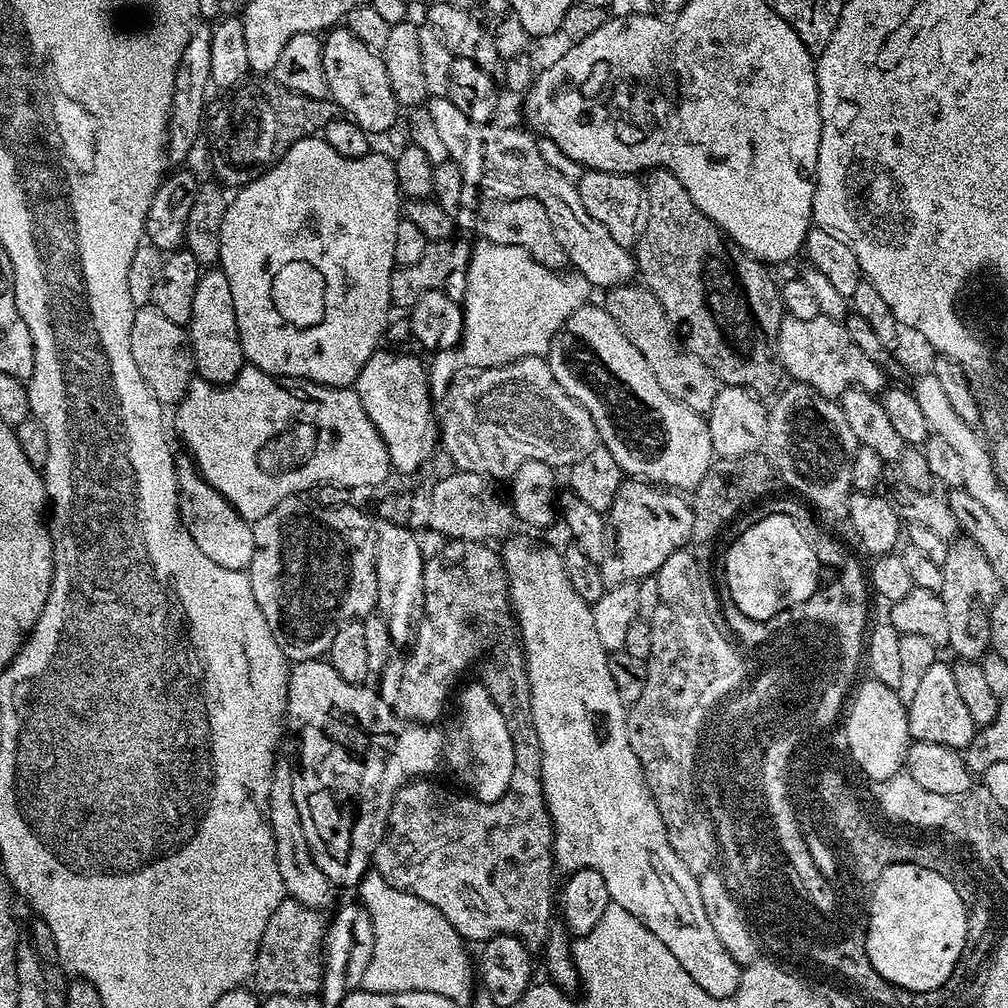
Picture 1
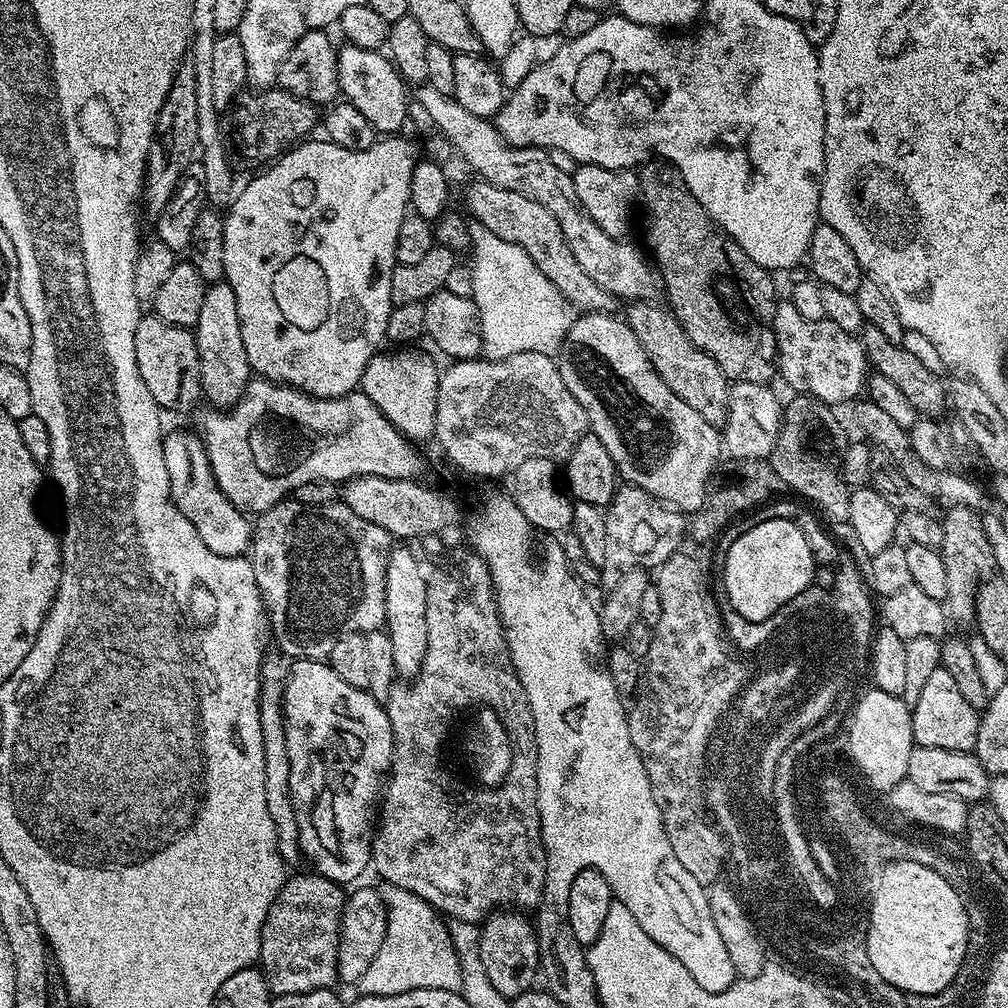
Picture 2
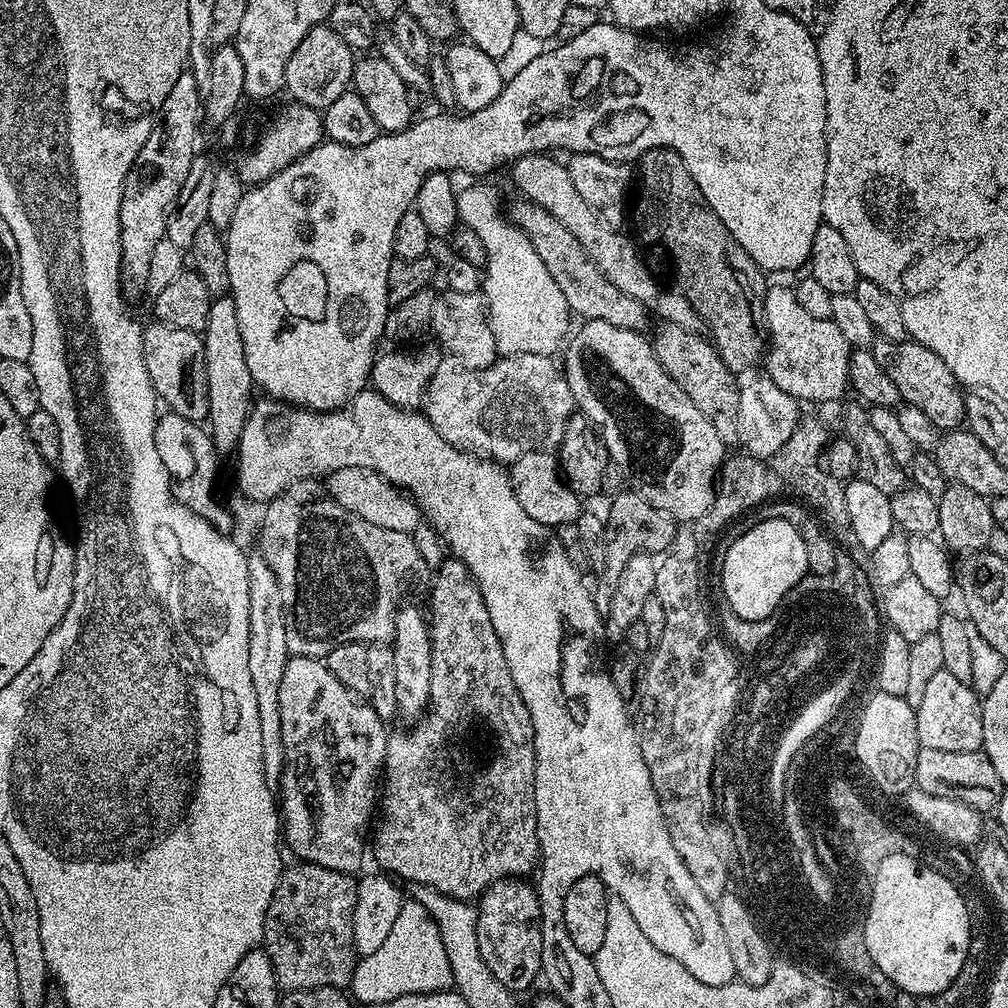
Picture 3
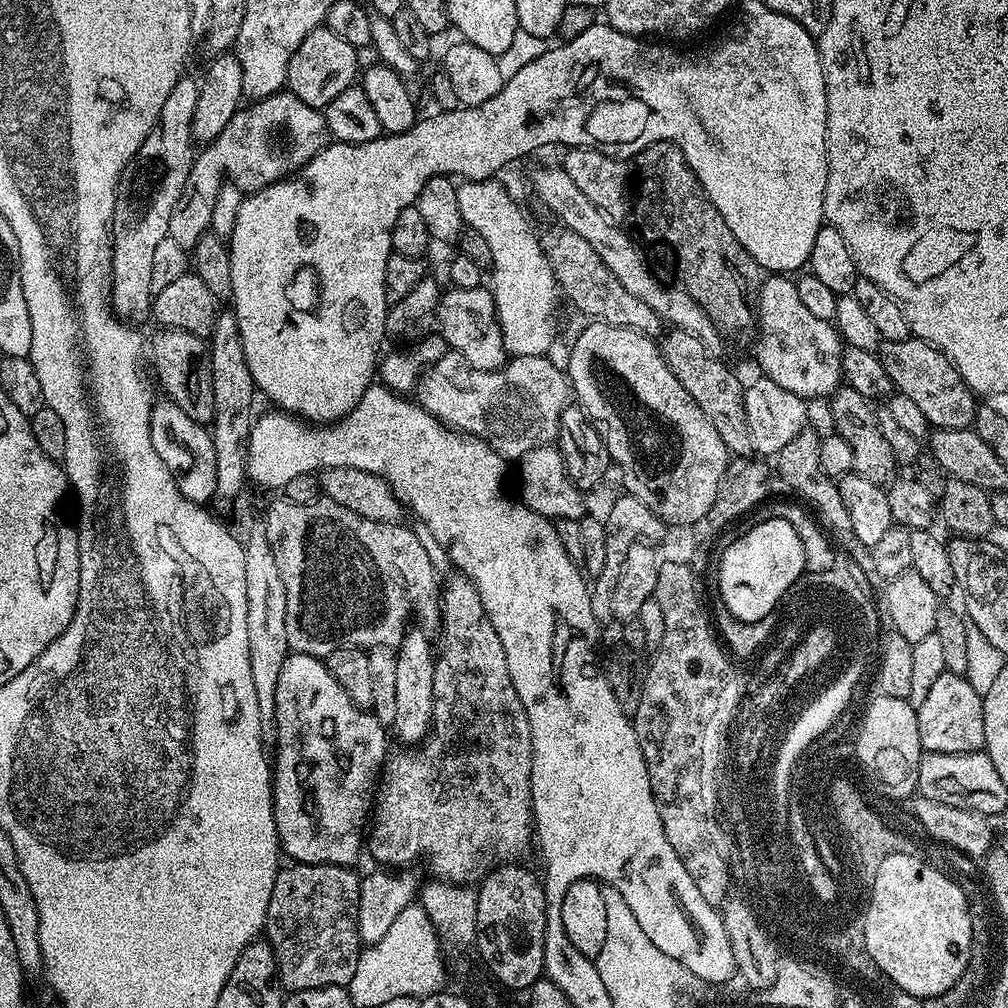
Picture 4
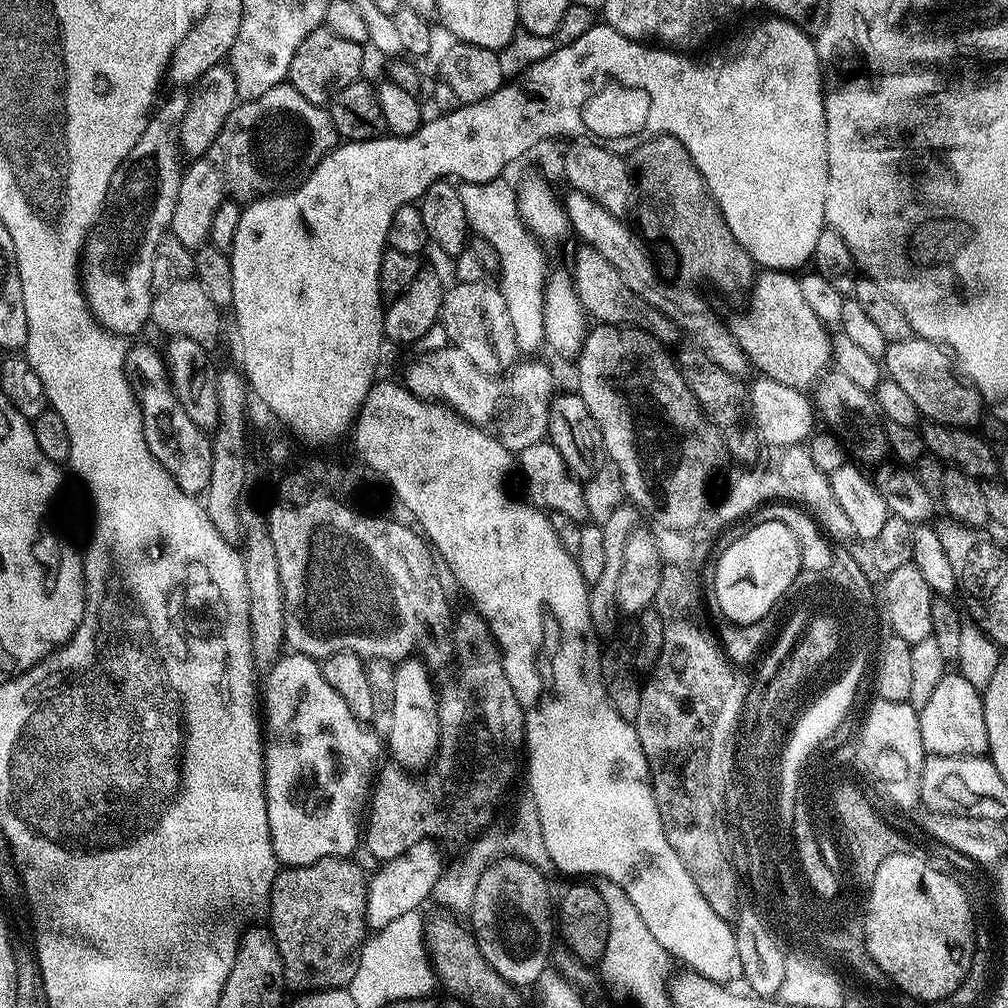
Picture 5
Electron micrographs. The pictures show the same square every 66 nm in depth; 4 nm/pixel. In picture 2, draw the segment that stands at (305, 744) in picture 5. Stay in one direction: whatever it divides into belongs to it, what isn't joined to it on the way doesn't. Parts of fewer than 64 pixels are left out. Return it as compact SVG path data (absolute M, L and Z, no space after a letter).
M324 660L291 661L284 691L286 750L292 759L290 798L298 818L300 851L315 871L341 886L351 885L372 862L372 838L378 827L378 801L392 765L394 729L385 705L363 688L342 682Z

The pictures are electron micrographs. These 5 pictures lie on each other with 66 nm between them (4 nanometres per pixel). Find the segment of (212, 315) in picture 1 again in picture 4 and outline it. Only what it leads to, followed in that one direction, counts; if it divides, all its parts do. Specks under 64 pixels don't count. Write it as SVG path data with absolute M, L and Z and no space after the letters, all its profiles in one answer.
M221 311L210 337L212 357L212 381L214 382L214 418L210 425L214 442L214 470L216 471L215 499L232 502L244 488L248 475L248 435L252 432L254 411L252 403L258 397L258 389L252 380L248 363L242 350L240 331L235 315Z

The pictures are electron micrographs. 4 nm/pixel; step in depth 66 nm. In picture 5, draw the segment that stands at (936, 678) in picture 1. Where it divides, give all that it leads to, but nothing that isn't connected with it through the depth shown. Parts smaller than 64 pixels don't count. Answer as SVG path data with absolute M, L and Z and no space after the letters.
M949 671L938 682L930 702L919 709L922 746L929 756L982 756L988 750L986 714L981 689L970 686L959 671Z

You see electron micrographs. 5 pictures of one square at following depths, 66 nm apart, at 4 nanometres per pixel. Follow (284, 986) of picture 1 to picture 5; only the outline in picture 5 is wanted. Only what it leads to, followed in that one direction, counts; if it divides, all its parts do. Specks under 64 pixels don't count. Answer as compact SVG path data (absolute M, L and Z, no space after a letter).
M327 856L310 866L285 867L276 873L272 883L272 893L268 896L266 913L268 912L269 921L267 920L267 923L271 927L272 937L280 951L285 981L291 987L293 984L294 987L300 988L296 990L299 990L301 993L320 992L324 988L347 988L348 983L354 978L354 970L358 970L358 958L366 939L366 898L368 897L369 877L366 875L366 872L364 876L363 870L354 861L355 859L347 856Z

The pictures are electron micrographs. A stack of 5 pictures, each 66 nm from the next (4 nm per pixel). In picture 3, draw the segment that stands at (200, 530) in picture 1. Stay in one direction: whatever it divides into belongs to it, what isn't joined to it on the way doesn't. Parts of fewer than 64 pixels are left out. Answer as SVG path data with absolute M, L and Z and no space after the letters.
M168 410L156 421L154 430L154 446L158 450L158 458L166 465L172 483L172 493L178 502L186 505L194 514L198 514L206 522L210 522L219 532L231 533L234 527L232 513L220 504L208 504L212 500L212 487L216 484L216 459L218 453L212 445L211 435L204 432L199 423L182 418L179 412Z

